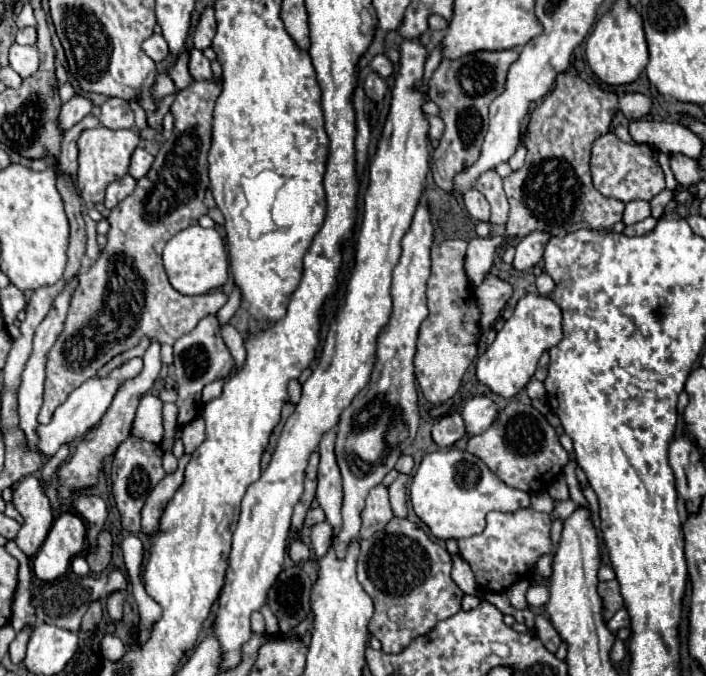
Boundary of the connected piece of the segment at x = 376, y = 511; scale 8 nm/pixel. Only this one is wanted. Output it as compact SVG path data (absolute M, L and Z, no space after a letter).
M383 485L371 489L365 499L365 509L361 515L361 539L369 539L373 533L381 531L393 519L393 511L389 505L389 493Z

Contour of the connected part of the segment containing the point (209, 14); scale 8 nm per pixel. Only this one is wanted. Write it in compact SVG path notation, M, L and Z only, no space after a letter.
M207 7L199 19L199 25L197 25L197 31L193 35L193 47L203 51L207 47L211 47L211 41L215 37L215 29L217 29L217 23L215 23L215 13L211 7Z

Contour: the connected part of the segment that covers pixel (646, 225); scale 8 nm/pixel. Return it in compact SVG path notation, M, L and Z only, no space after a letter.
M647 217L647 219L643 219L643 221L635 223L635 225L629 225L629 227L625 227L623 235L629 235L629 237L635 237L635 235L645 235L645 233L653 231L653 229L655 229L655 225L657 225L657 219L653 219L653 217Z

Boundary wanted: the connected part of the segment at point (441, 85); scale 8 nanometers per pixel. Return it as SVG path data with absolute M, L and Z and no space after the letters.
M517 49L505 51L475 51L463 59L441 59L439 67L429 79L429 99L435 101L441 109L441 119L445 121L445 133L439 141L439 147L433 151L431 171L435 183L443 191L453 189L453 175L479 159L481 143L485 137L485 125L489 119L489 103L503 93L507 71L511 63L519 57Z

